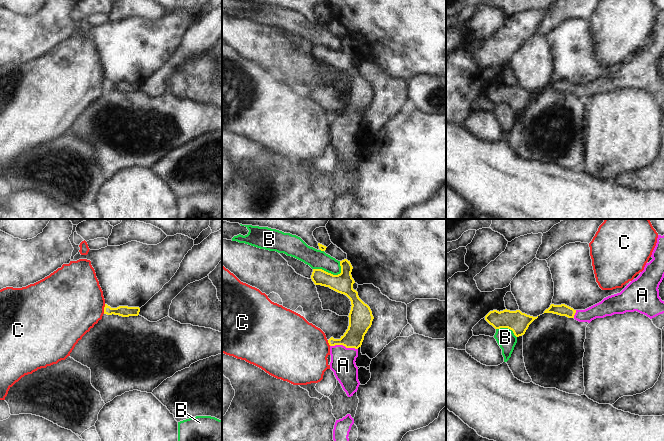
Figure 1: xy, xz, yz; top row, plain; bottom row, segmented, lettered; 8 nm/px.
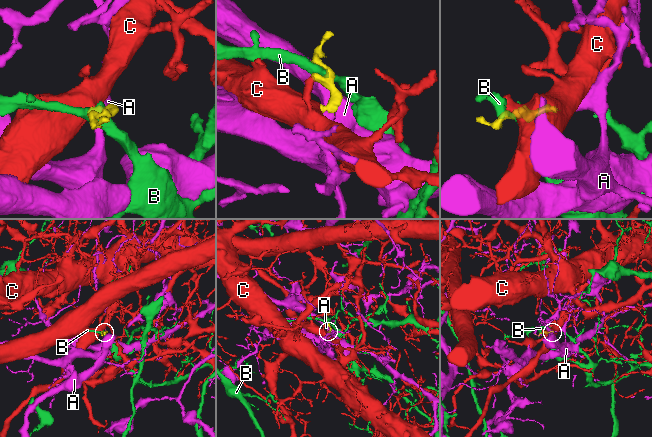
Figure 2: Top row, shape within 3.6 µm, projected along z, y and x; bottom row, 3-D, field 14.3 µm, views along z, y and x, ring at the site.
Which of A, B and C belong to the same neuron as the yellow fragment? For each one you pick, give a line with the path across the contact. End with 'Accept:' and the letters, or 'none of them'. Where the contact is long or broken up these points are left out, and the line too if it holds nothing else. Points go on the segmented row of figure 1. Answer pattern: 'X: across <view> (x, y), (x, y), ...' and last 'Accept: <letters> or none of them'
A: across xz (360, 319), (355, 334), (344, 345), (343, 365)
Accept: A

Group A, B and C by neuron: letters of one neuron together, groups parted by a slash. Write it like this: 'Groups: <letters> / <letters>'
Groups: A / B / C

